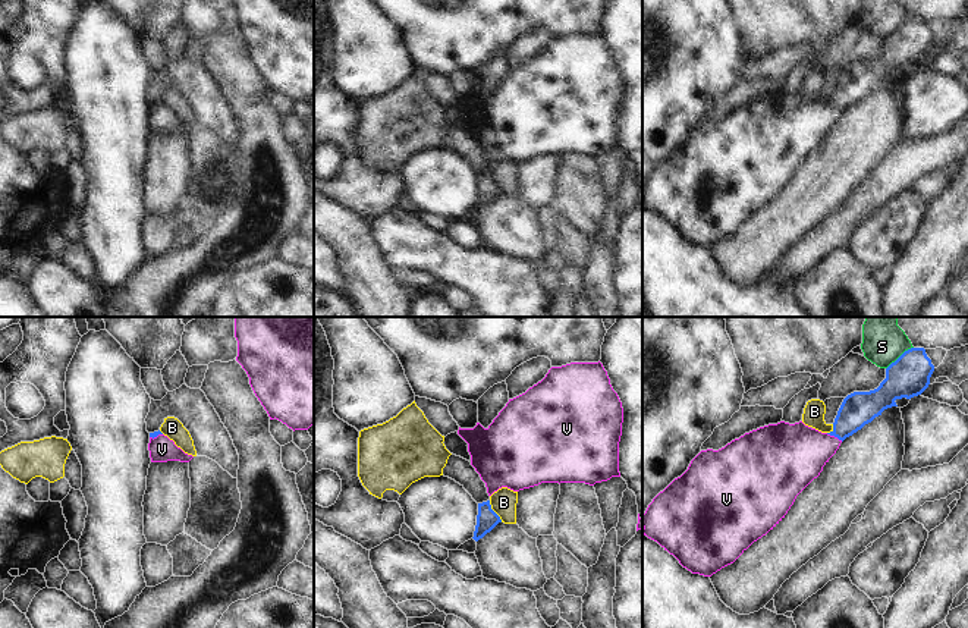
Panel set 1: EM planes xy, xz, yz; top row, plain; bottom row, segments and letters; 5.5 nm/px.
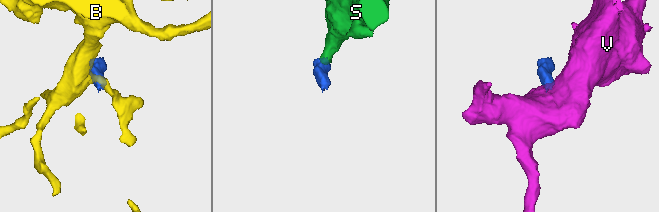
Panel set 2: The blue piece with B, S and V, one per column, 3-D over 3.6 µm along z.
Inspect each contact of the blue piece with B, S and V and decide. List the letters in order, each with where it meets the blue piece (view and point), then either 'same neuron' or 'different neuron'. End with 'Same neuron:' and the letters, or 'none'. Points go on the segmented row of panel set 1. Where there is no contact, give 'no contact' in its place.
B: contact xz (493, 511); different neuron
S: contact yz (901, 355); different neuron
V: contact yz (835, 436); same neuron
Same neuron: V

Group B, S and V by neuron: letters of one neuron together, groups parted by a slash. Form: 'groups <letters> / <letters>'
groups B / S / V

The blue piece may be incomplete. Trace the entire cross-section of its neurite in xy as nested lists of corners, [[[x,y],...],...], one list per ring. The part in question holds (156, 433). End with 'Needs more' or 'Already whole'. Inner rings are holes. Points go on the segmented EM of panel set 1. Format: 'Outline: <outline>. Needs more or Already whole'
Outline: [[[160,430],[150,433],[148,450],[151,462],[189,462],[194,458],[192,455],[188,455],[180,448],[177,448],[175,442],[164,436]]]. Needs more

